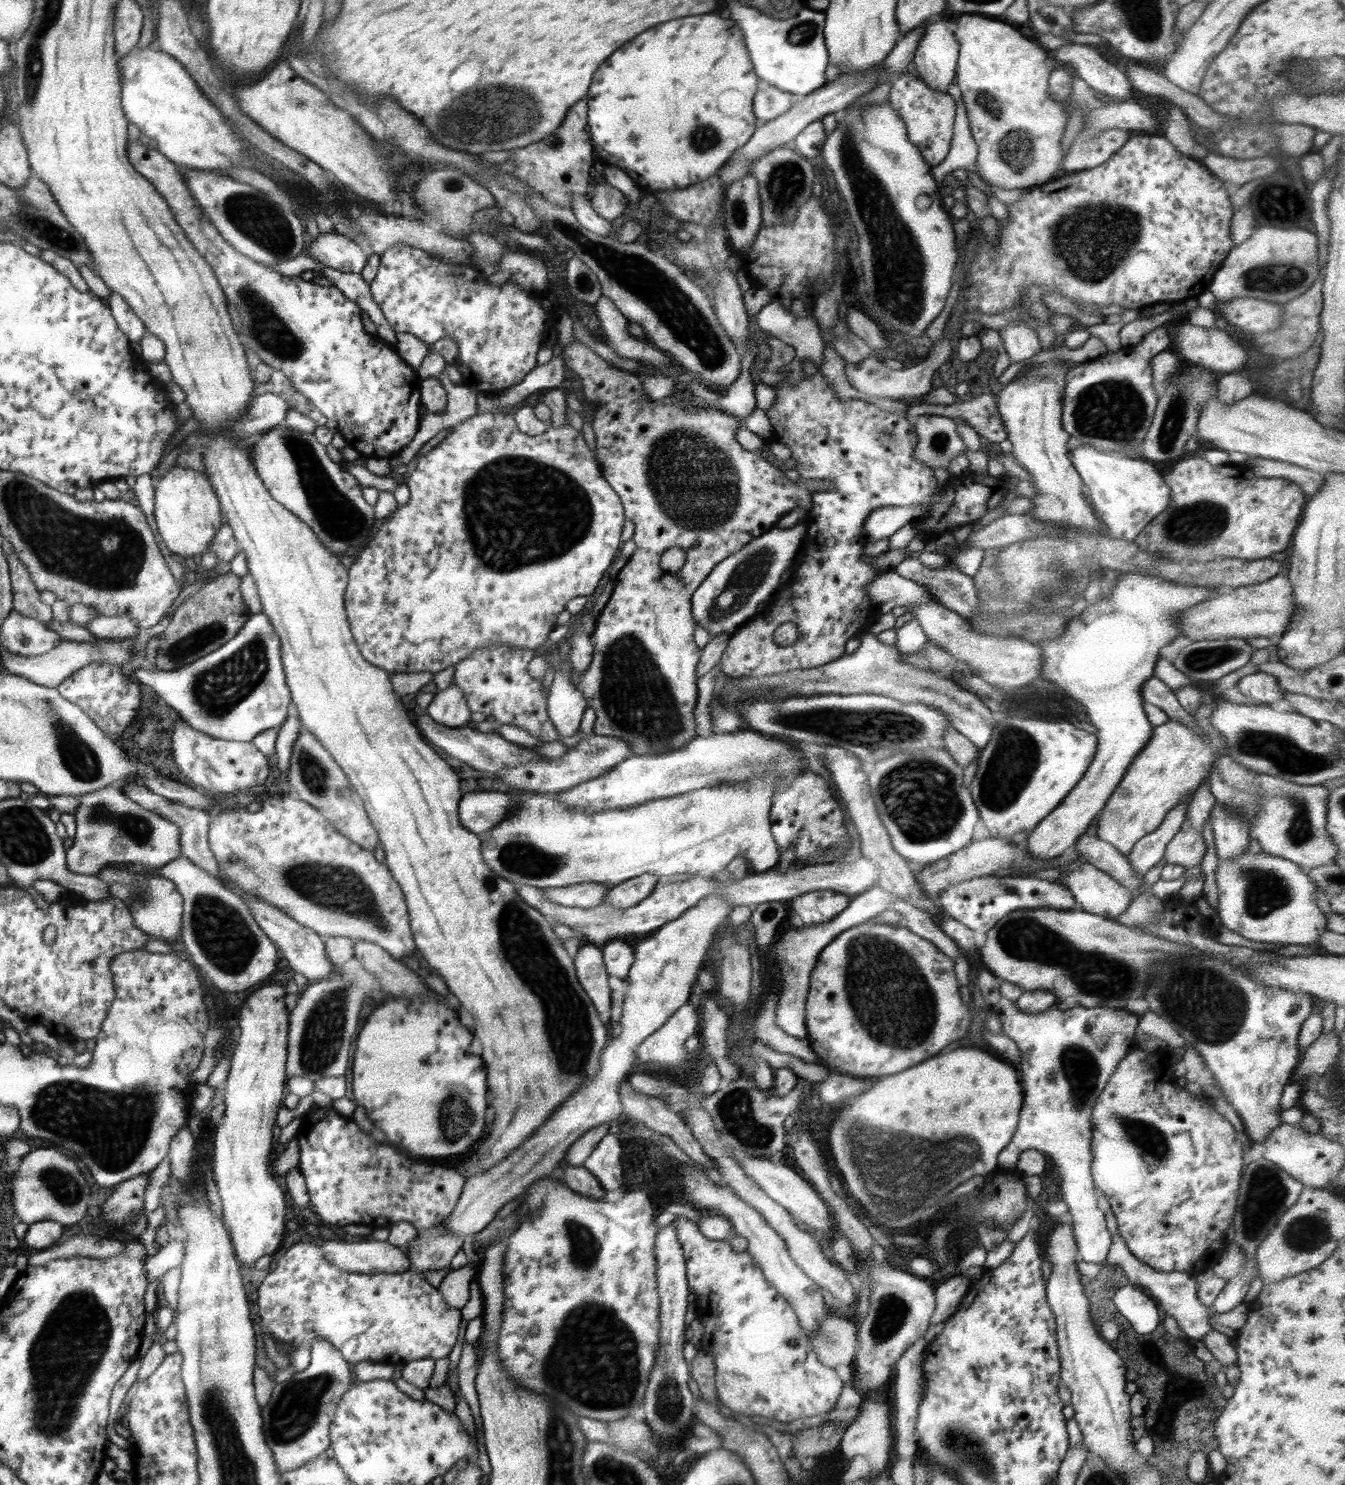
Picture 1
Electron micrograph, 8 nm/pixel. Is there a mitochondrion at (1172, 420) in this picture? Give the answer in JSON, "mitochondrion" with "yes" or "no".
{"mitochondrion":"yes"}

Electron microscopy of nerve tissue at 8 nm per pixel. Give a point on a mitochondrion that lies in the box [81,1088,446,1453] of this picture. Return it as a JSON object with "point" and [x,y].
{"point":[292,1415]}

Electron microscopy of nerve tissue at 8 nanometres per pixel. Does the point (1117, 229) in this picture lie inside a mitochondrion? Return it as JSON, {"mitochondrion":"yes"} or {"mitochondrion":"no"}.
{"mitochondrion":"yes"}

